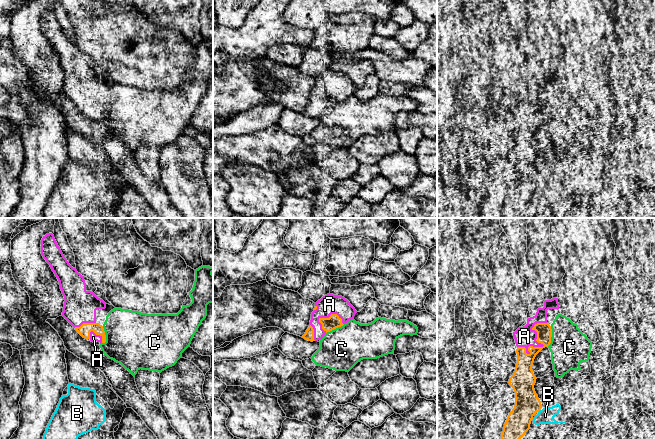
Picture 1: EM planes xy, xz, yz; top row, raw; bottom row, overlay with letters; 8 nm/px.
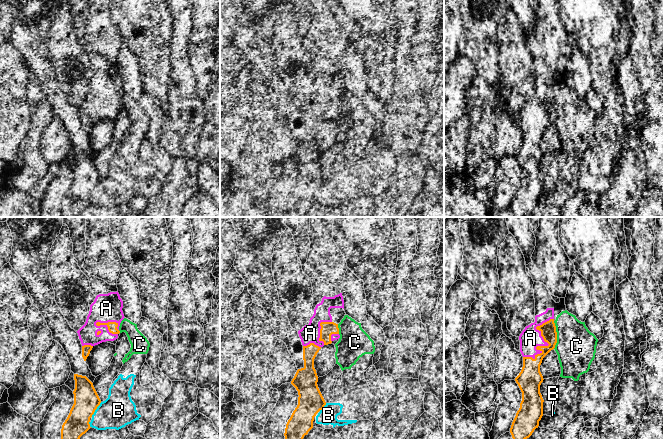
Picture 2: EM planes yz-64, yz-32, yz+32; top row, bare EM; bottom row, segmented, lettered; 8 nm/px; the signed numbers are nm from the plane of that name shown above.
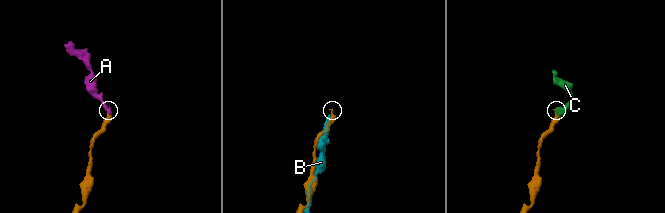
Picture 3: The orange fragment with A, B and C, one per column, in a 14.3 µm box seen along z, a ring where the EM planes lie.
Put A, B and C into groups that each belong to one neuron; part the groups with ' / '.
A / B C

